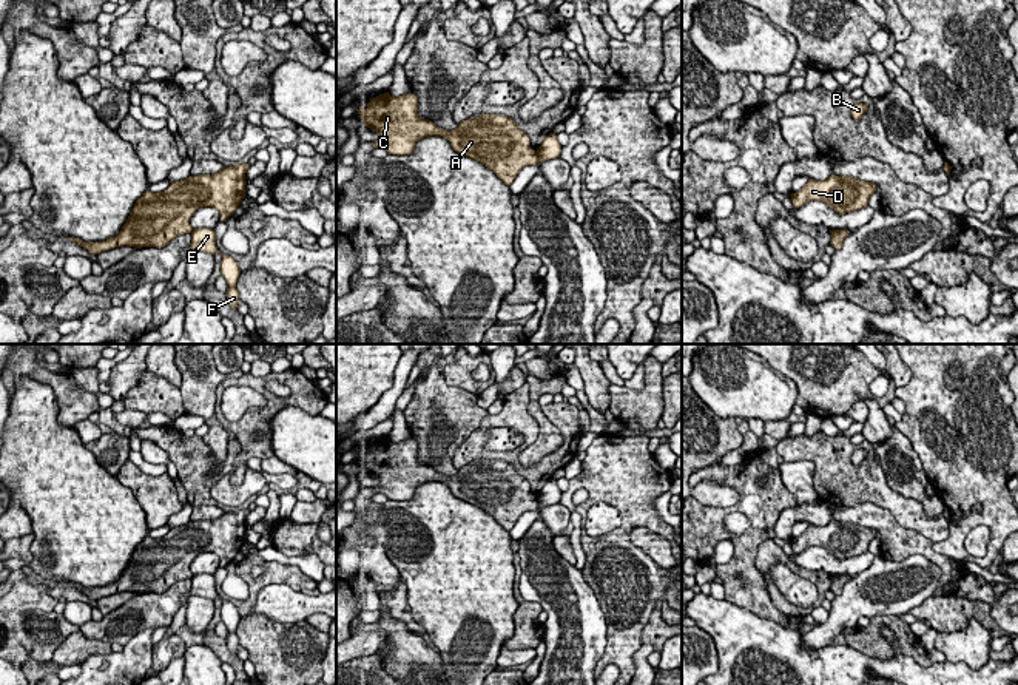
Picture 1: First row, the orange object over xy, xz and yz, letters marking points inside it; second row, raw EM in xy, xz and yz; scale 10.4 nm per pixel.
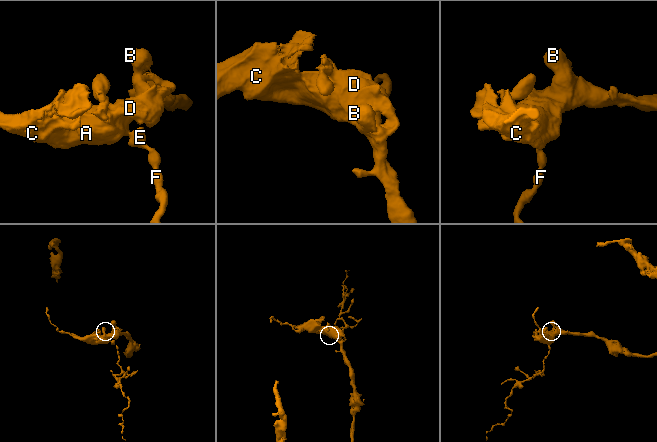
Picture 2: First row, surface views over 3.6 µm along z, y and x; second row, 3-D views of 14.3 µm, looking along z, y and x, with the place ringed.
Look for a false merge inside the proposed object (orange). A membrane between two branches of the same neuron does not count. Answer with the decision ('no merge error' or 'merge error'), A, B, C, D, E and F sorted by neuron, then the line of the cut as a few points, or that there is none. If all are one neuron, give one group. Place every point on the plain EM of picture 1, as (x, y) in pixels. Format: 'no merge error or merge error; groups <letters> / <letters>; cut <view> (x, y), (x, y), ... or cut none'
merge error; groups A B C D / E F; cut xz (535, 497), (539, 508)

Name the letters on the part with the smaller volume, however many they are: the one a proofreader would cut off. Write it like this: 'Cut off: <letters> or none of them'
Cut off: E, F

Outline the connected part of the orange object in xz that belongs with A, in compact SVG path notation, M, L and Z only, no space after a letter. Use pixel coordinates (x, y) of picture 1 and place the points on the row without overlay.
M412 438L399 443L379 440L359 452L356 460L378 478L372 491L389 500L412 500L420 484L444 483L457 498L487 512L506 531L514 528L521 514L538 509L529 481L506 461L483 460L446 477L418 461L418 443Z

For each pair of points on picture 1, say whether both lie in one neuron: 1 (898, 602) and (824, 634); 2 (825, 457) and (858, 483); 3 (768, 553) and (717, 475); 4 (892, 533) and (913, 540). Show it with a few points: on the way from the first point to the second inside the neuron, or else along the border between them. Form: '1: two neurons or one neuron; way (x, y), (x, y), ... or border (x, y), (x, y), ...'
1: one neuron; way (879, 604), (855, 604), (842, 616)
2: one neuron; way (833, 465), (850, 482)
3: two neurons; border (771, 539), (759, 545), (755, 562), (768, 579)
4: one neuron; way (896, 537), (909, 540)

